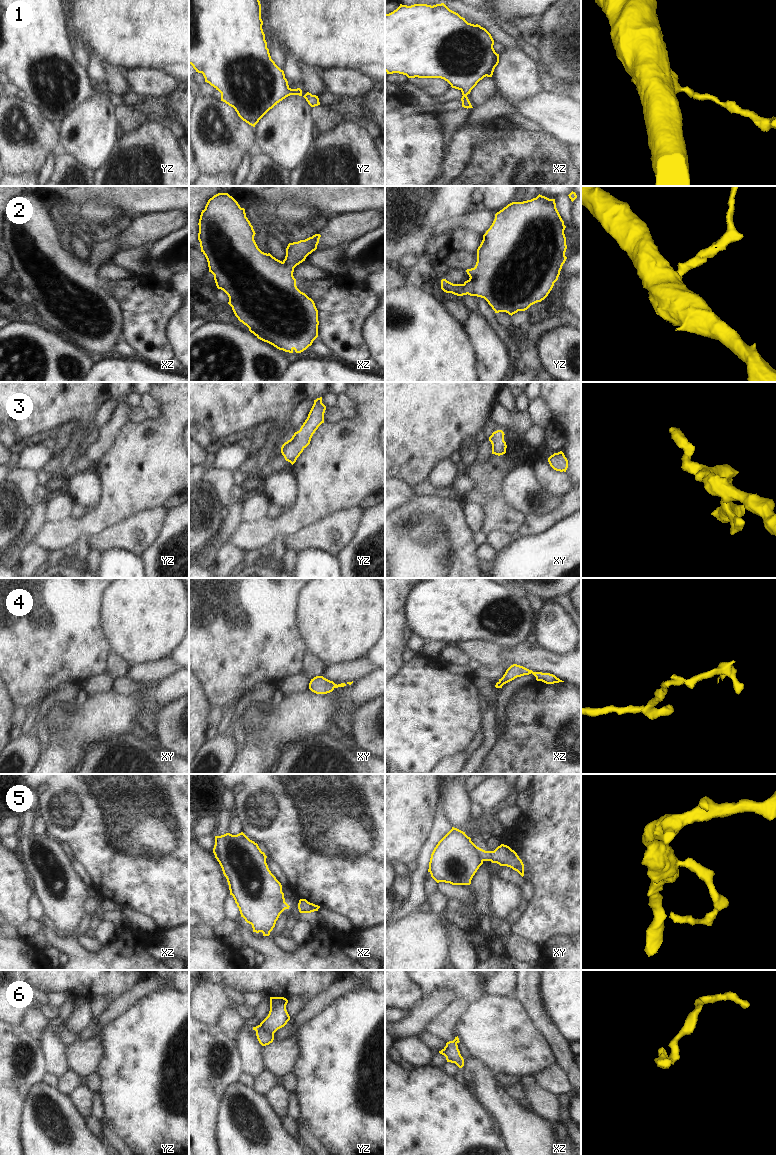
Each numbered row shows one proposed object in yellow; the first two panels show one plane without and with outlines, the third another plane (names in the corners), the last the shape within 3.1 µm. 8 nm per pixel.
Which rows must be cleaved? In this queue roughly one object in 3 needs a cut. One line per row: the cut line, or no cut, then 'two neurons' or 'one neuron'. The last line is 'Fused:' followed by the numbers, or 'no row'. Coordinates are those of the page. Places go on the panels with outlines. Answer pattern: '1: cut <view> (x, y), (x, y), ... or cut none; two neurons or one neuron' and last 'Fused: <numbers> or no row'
1: cut none; one neuron
2: cut none; one neuron
3: cut none; one neuron
4: cut none; one neuron
5: cut xy (481, 849), (481, 858), (483, 860); two neurons
6: cut yz (259, 1025), (273, 1034); two neurons
Fused: 5, 6

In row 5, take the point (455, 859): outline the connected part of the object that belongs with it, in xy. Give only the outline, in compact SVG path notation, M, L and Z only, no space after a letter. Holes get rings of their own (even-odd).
M452 827L434 848L428 872L437 883L470 885L483 864L481 854L482 849L465 832Z

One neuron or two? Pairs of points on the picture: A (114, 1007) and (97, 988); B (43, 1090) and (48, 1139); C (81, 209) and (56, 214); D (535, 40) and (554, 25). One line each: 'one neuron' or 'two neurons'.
A: two neurons
B: one neuron
C: two neurons
D: two neurons

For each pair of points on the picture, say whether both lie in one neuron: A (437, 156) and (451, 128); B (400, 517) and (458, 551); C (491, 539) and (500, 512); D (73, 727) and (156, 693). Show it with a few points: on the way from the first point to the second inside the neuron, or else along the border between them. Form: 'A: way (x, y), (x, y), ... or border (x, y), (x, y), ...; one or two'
A: border (445, 114), (442, 122), (447, 151); two
B: way (414, 523), (422, 524), (444, 546); one
C: border (486, 534), (492, 531), (505, 531), (514, 536); two
D: way (94, 720), (105, 715), (118, 714), (135, 709); one

